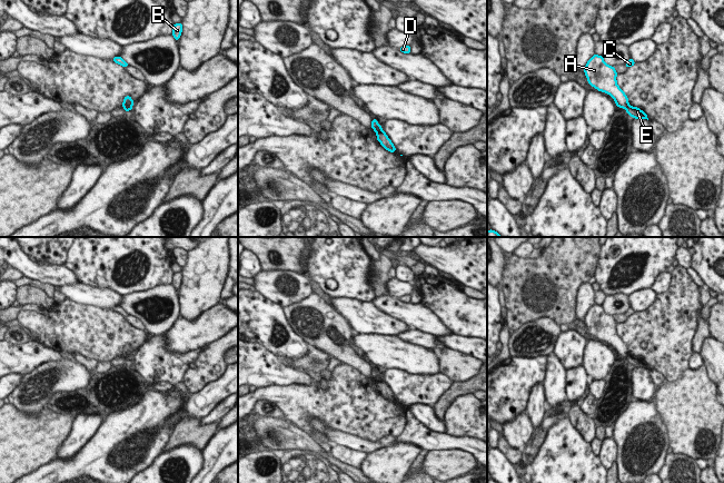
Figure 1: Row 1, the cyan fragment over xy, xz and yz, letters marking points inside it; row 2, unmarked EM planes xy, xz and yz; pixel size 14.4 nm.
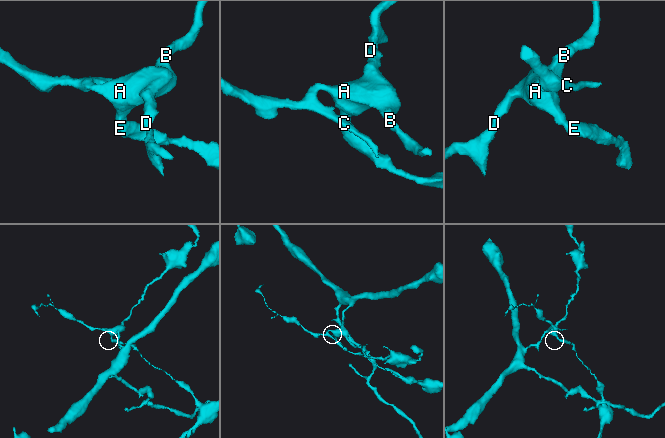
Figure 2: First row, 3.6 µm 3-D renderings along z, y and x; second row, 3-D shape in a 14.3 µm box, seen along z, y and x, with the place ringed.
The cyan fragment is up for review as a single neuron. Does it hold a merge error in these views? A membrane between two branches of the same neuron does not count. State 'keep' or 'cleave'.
cleave

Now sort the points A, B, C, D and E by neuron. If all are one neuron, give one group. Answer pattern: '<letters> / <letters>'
A B C D / E

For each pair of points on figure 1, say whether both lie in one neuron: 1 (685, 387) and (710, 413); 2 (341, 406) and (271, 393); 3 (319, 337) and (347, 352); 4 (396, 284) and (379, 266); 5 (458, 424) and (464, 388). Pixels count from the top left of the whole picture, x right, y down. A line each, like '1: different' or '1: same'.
1: same
2: same
3: same
4: different
5: different

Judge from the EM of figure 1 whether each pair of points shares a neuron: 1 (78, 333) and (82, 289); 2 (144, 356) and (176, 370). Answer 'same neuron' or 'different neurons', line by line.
1: different neurons
2: same neuron

